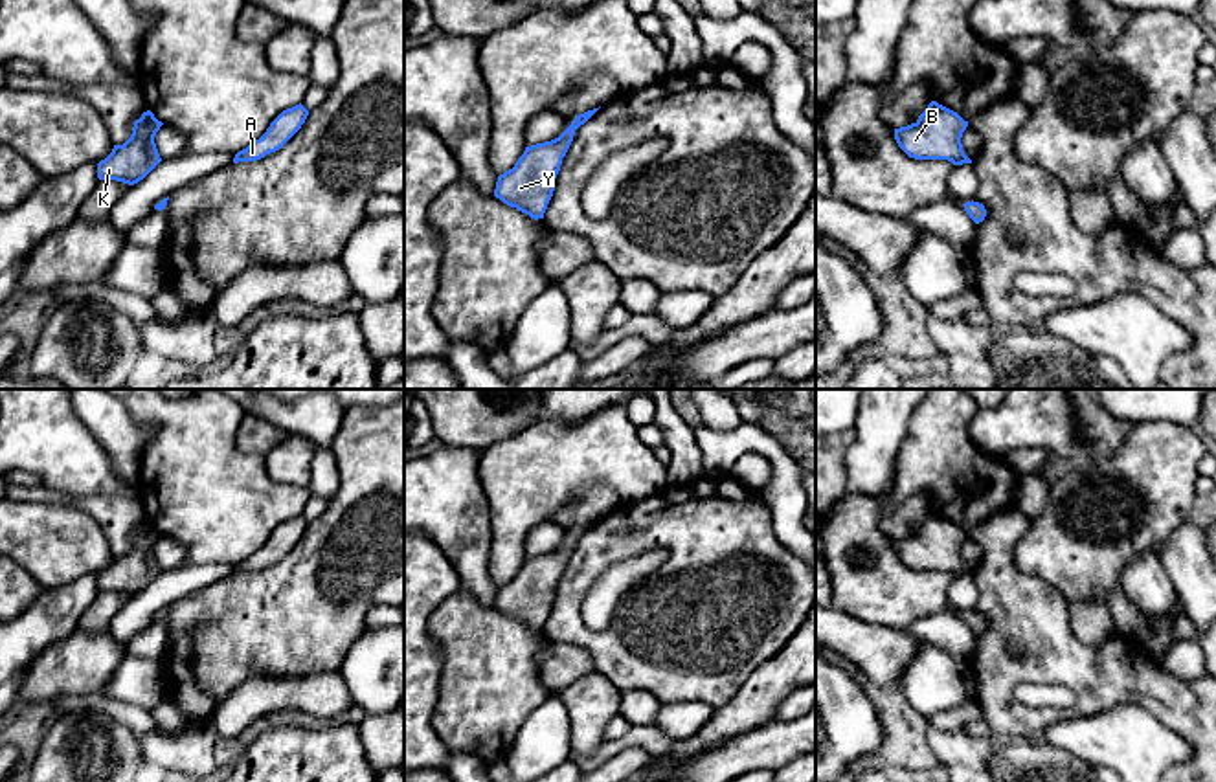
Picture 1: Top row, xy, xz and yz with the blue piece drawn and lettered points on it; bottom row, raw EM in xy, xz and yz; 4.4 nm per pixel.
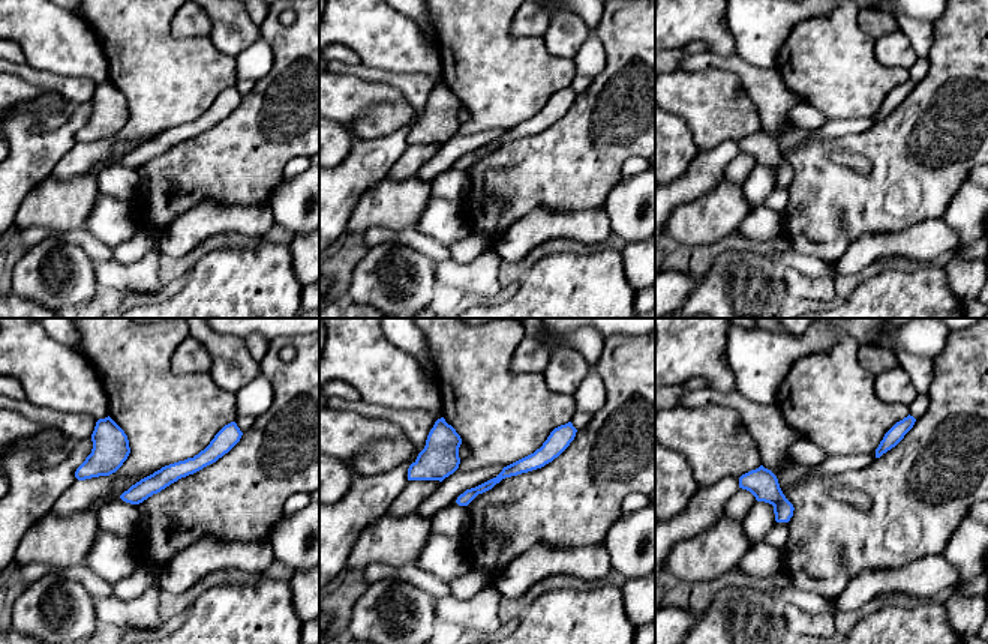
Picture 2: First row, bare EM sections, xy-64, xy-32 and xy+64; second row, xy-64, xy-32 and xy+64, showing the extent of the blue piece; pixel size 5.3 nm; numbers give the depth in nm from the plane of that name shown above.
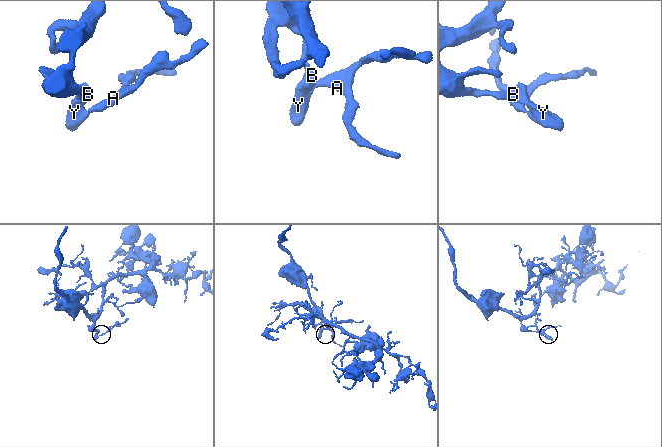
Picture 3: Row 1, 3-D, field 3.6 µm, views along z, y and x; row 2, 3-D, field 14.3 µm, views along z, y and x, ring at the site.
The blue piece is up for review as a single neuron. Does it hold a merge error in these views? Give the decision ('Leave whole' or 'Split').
Leave whole

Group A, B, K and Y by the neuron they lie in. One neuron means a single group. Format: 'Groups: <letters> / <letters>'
Groups: A B K Y

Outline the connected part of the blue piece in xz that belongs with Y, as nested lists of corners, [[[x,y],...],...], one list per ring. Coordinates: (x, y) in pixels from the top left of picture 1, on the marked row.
[[[597,110],[579,114],[558,138],[525,147],[514,167],[498,176],[494,196],[535,220],[544,218],[575,130]]]

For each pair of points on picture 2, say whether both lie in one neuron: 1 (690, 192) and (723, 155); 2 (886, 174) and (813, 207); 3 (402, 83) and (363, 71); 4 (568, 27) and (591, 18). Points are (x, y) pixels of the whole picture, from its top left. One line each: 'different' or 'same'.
1: same
2: same
3: same
4: different

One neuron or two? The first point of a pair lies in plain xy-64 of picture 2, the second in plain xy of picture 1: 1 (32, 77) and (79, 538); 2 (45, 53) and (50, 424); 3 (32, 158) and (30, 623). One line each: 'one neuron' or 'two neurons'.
1: two neurons
2: one neuron
3: one neuron

